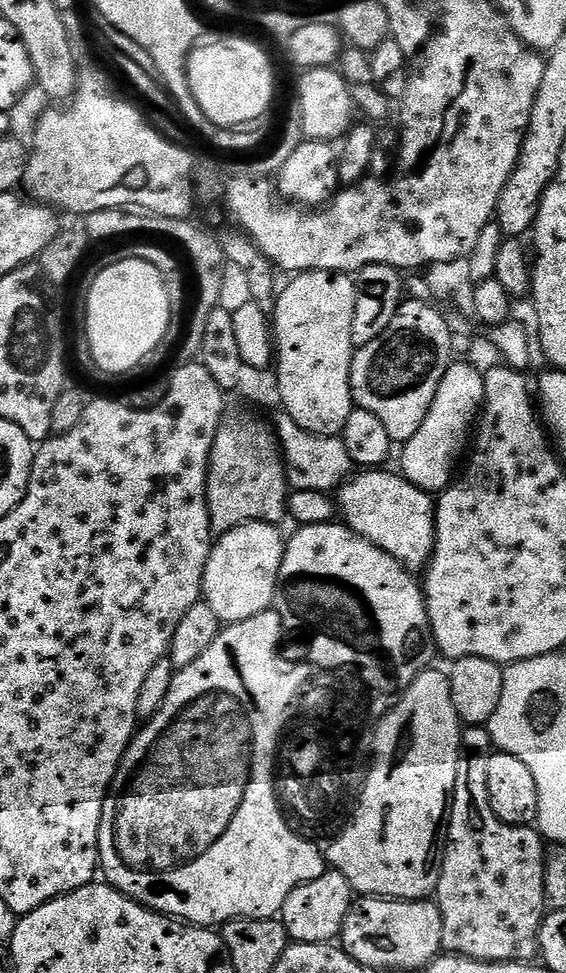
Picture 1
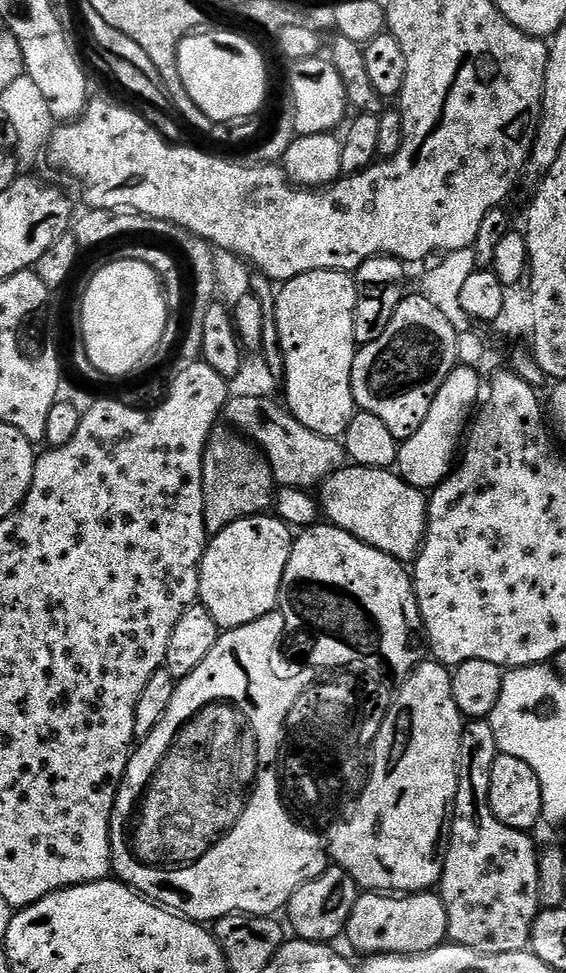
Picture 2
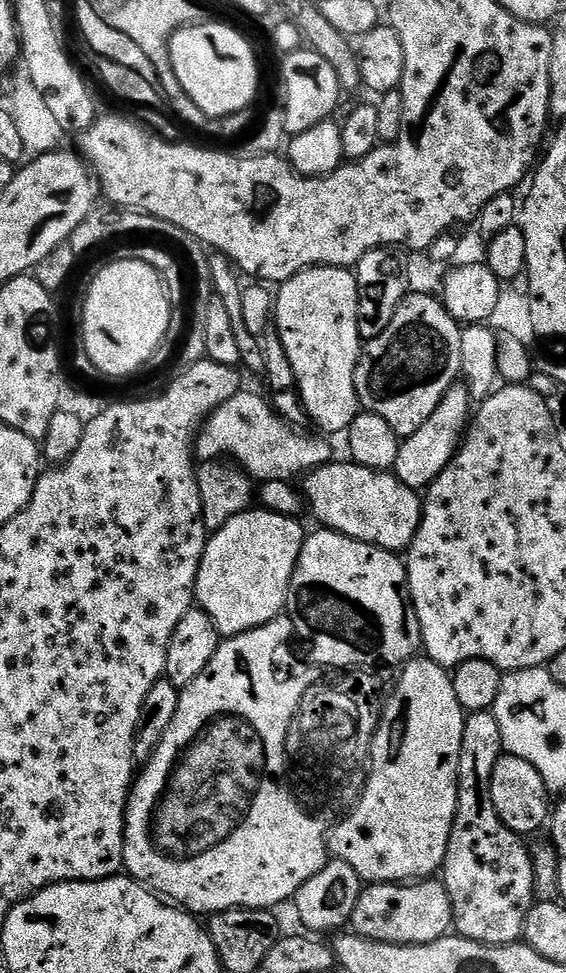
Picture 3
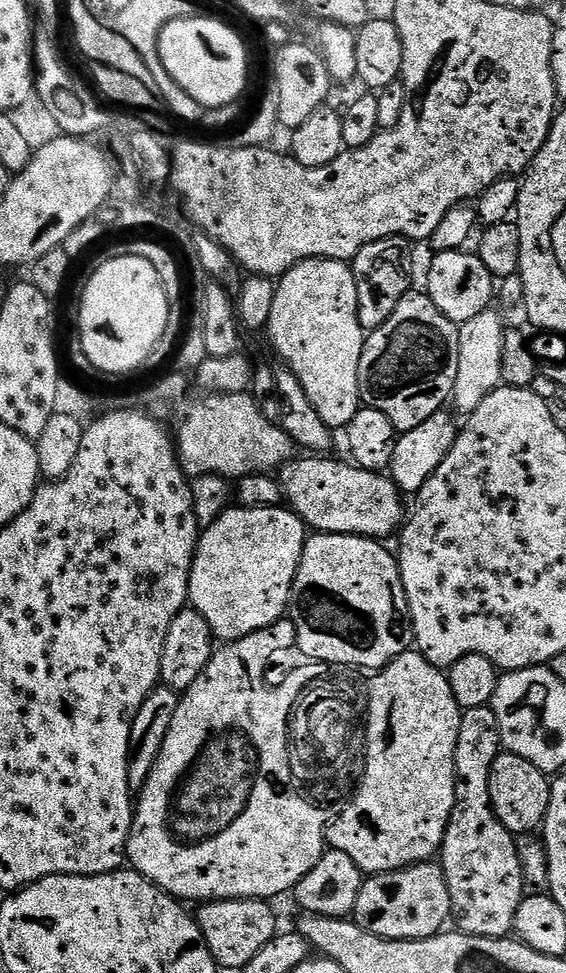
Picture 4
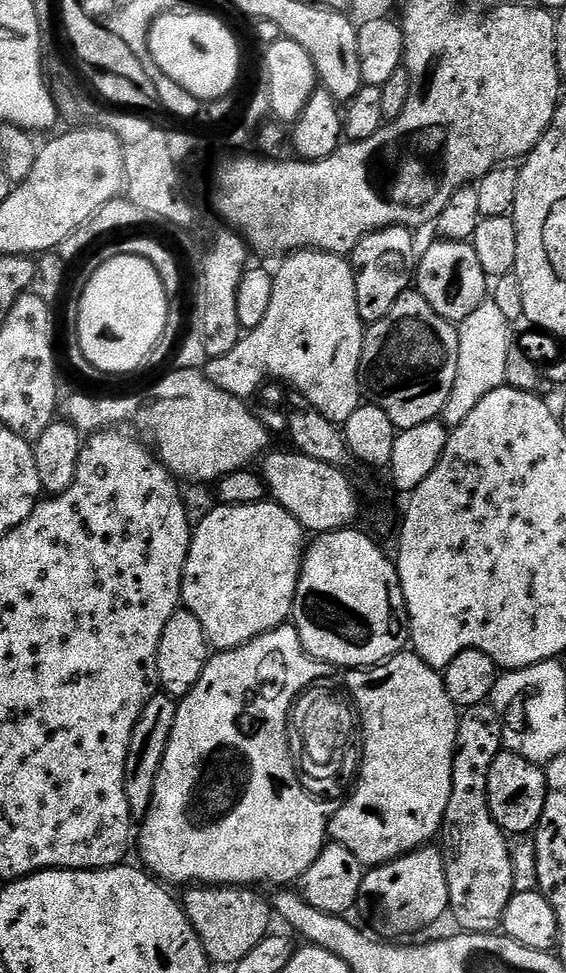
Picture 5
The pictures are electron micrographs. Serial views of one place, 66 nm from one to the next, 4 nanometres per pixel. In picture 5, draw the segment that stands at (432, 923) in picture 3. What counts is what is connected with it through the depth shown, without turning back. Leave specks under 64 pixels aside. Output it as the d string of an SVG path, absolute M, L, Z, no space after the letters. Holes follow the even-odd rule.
M425 846L389 864L368 868L360 887L360 895L365 901L368 899L372 924L381 932L381 937L412 936L430 927L449 911L450 890L446 882L443 851L436 846Z

